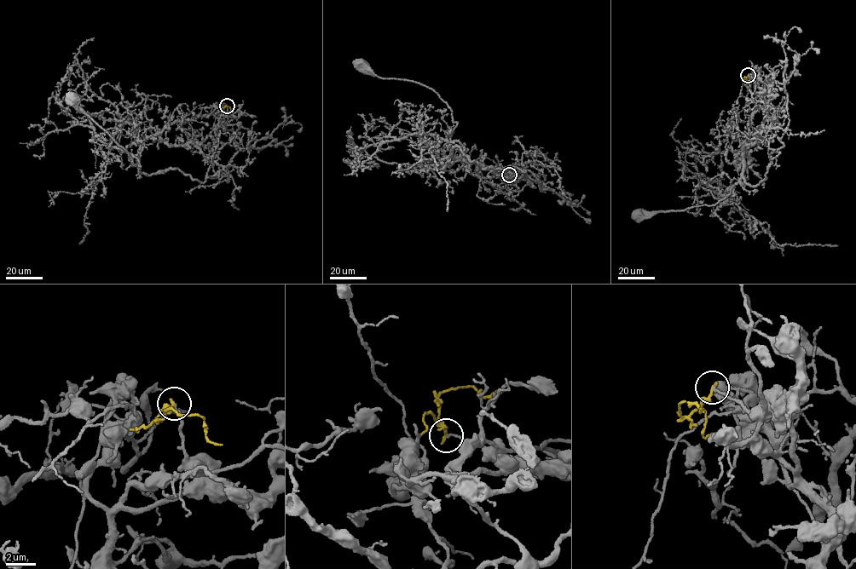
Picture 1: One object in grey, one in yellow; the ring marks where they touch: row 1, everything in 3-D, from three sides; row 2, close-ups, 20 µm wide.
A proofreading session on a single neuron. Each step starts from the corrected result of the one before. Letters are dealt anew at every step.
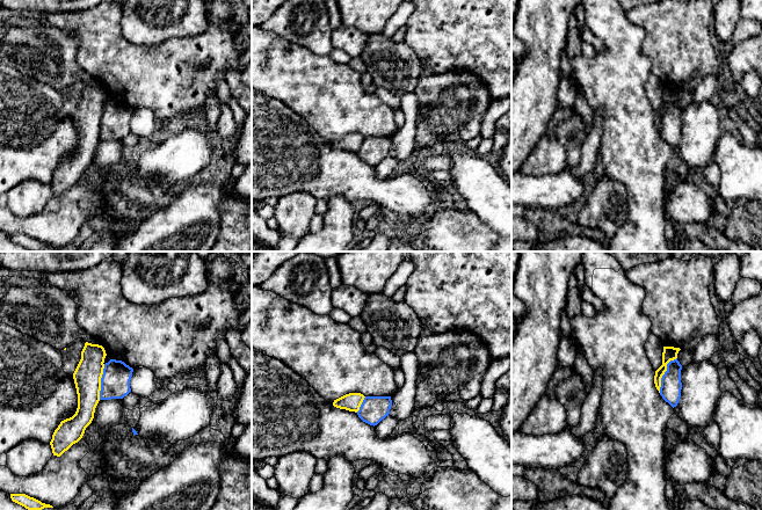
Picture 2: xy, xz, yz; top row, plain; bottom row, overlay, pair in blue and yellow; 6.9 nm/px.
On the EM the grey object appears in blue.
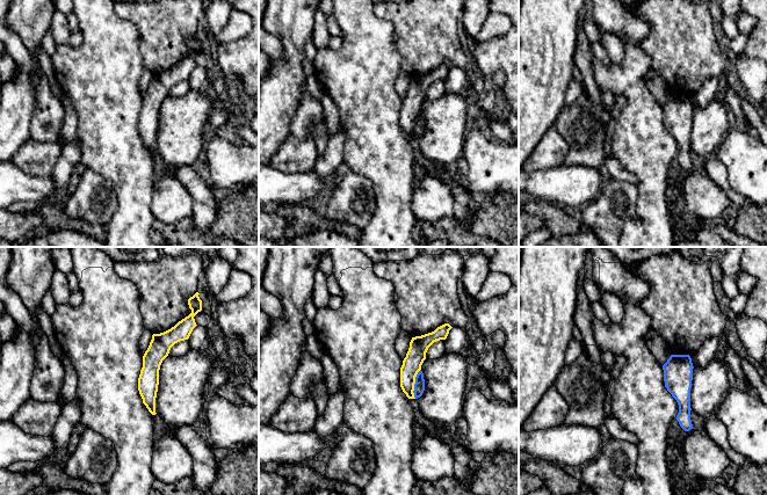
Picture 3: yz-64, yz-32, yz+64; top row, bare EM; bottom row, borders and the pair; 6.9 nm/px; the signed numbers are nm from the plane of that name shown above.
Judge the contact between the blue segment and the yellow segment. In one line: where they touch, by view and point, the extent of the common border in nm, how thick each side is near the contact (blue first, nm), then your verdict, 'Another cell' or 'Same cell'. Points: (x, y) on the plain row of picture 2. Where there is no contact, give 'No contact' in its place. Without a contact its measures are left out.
Touches blue at yz (665, 114). Shared border 280 nm. Thickness 140 nm (blue) against 100 nm. Another cell

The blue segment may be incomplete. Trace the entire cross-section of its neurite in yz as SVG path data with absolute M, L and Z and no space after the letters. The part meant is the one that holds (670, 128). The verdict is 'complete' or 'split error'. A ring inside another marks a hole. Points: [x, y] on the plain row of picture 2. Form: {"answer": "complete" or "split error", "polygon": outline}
{"answer": "complete", "polygon": "M676 100L667 104L667 111L661 118L660 136L673 148L677 146L681 138L681 110L682 105Z"}

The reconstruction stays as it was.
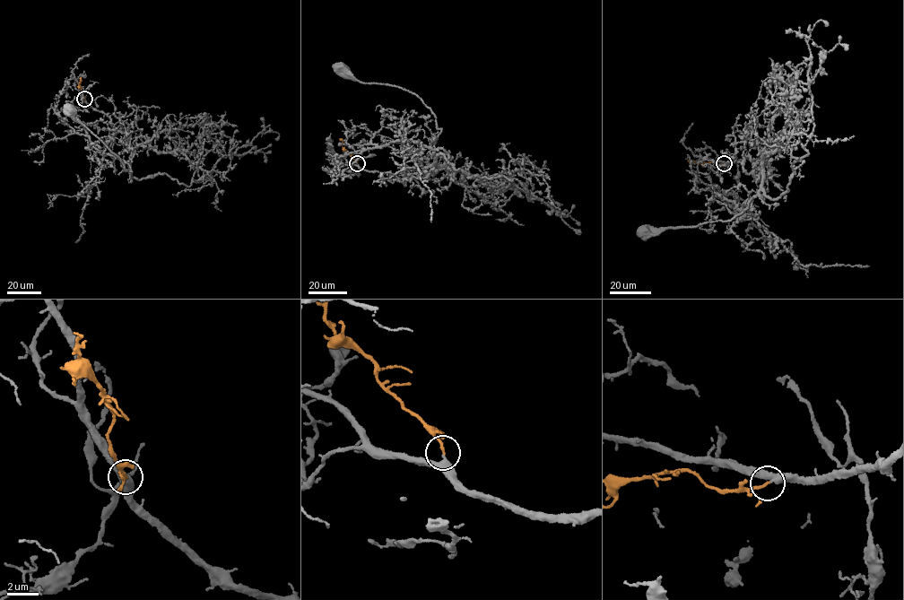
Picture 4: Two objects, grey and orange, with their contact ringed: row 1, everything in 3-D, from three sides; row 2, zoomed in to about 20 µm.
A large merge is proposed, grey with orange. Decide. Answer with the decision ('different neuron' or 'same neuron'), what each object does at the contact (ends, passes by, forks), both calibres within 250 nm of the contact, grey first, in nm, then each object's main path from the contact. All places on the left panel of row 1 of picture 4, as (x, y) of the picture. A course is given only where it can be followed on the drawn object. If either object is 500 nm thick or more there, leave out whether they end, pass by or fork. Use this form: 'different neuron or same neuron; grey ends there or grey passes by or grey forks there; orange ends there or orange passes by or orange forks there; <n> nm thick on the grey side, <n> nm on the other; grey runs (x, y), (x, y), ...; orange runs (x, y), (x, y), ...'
same neuron; grey passes by; orange ends there; 320 nm thick on the grey side, 180 nm on the other; grey runs (84, 99), (108, 116), (116, 128), (127, 138), (132, 154), (125, 161), (131, 171), (73, 119), (68, 109); orange runs (84, 99), (79, 83), (81, 77)

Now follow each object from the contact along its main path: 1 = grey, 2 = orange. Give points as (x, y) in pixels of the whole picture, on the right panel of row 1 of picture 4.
1: (725, 163), (747, 155), (761, 161), (761, 186), (748, 207), (731, 220), (666, 229), (656, 234), (646, 231)
2: (725, 163), (688, 160)

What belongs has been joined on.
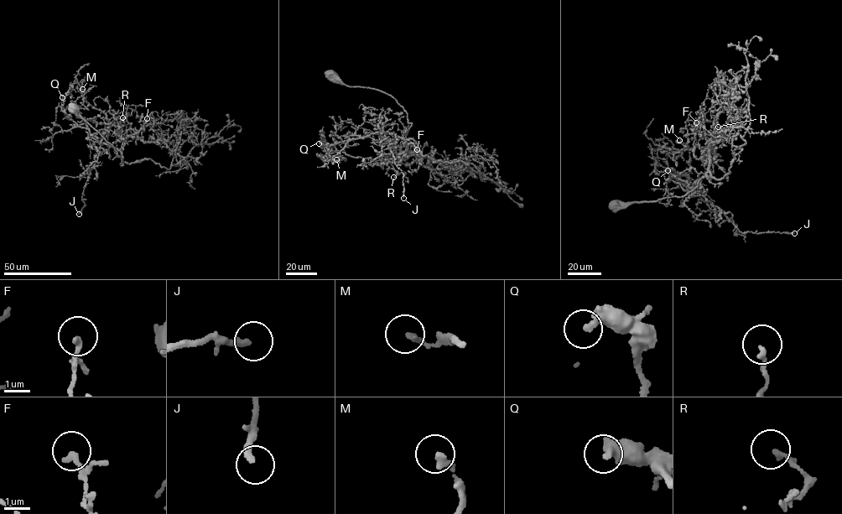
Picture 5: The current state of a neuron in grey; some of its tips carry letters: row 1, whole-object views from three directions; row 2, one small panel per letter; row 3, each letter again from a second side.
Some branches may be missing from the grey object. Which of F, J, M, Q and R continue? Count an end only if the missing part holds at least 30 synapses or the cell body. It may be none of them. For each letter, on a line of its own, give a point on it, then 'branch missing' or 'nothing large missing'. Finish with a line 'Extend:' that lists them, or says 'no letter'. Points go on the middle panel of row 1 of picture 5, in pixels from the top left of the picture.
F: (417, 149) | nothing large missing
J: (403, 198) | nothing large missing
M: (336, 159) | nothing large missing
Q: (319, 143) | nothing large missing
R: (393, 177) | nothing large missing
Extend: no letter

